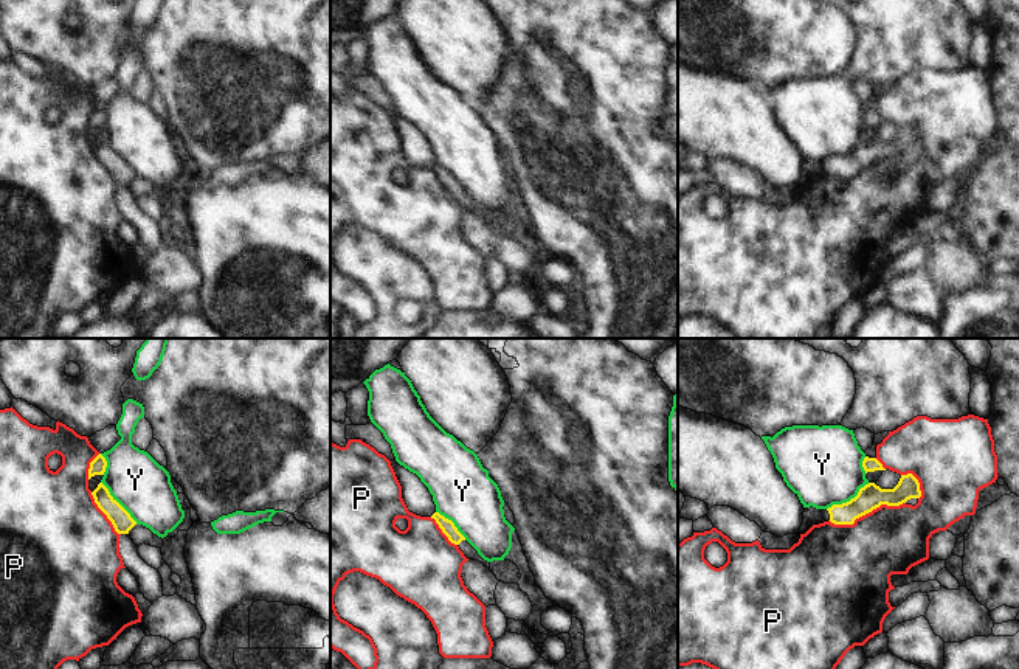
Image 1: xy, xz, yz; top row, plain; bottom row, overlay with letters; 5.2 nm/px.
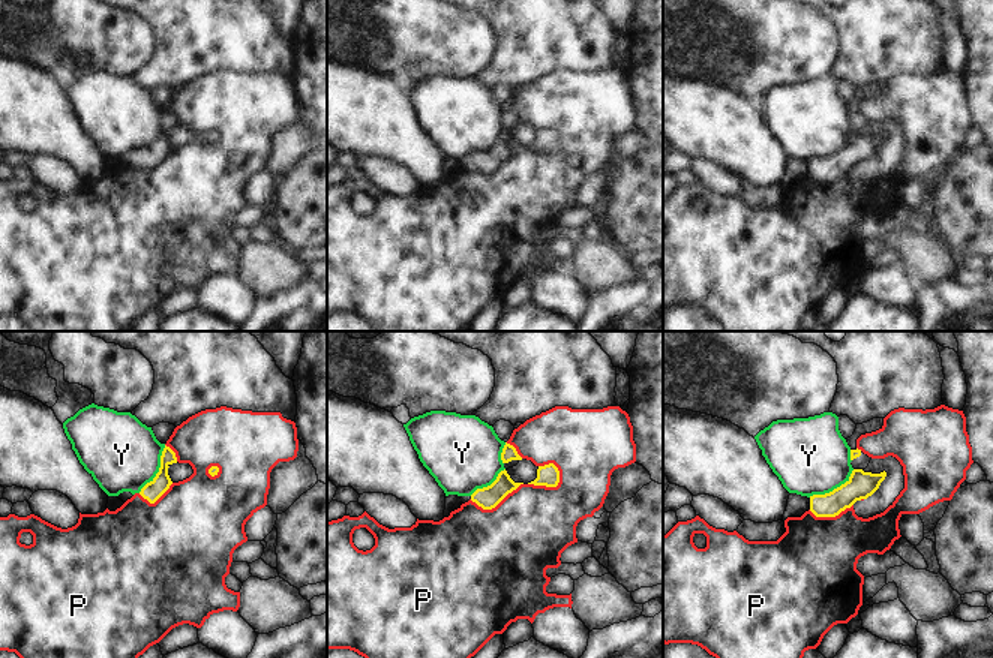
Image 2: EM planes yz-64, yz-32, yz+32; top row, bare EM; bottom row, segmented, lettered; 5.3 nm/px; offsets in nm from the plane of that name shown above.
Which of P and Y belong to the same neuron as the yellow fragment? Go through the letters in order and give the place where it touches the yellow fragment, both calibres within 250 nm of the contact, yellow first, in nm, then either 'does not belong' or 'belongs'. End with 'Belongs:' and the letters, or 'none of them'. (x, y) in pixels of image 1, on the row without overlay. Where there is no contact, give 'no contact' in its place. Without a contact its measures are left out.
P: yz (866, 165) | 130/380 nm | does not belong
Y: yz (850, 152) | 130/400 nm | does not belong
Belongs: none of them

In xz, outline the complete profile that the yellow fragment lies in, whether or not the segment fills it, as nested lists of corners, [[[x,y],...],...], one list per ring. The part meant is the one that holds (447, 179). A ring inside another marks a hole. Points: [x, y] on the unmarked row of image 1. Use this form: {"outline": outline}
{"outline": [[[434,165],[431,168],[431,171],[436,172],[436,175],[439,177],[439,180],[442,182],[442,185],[448,189],[448,192],[451,196],[454,196],[454,197],[459,199],[459,202],[464,205],[464,208],[467,211],[478,213],[478,214],[484,216],[490,222],[490,214],[484,213],[478,206],[478,203],[465,192],[465,189],[458,183],[458,180],[454,179],[454,175],[451,172],[445,171],[439,165]]]}

